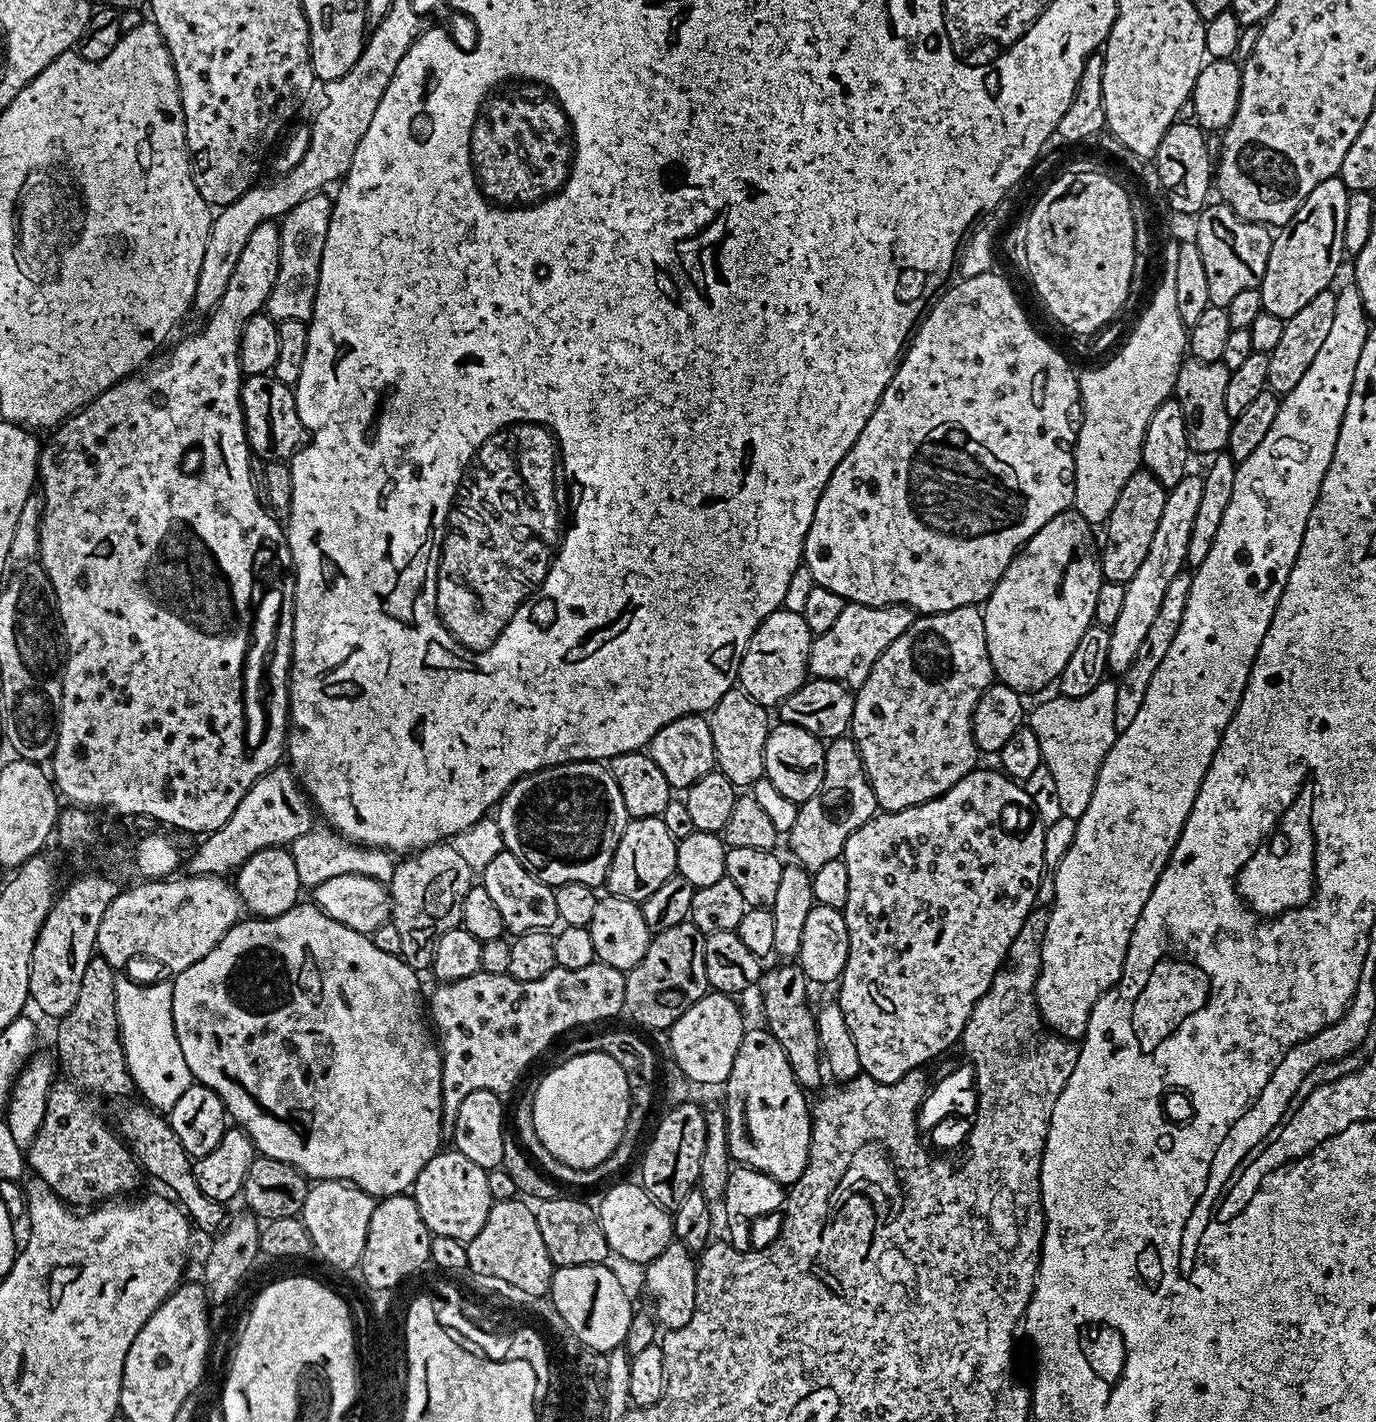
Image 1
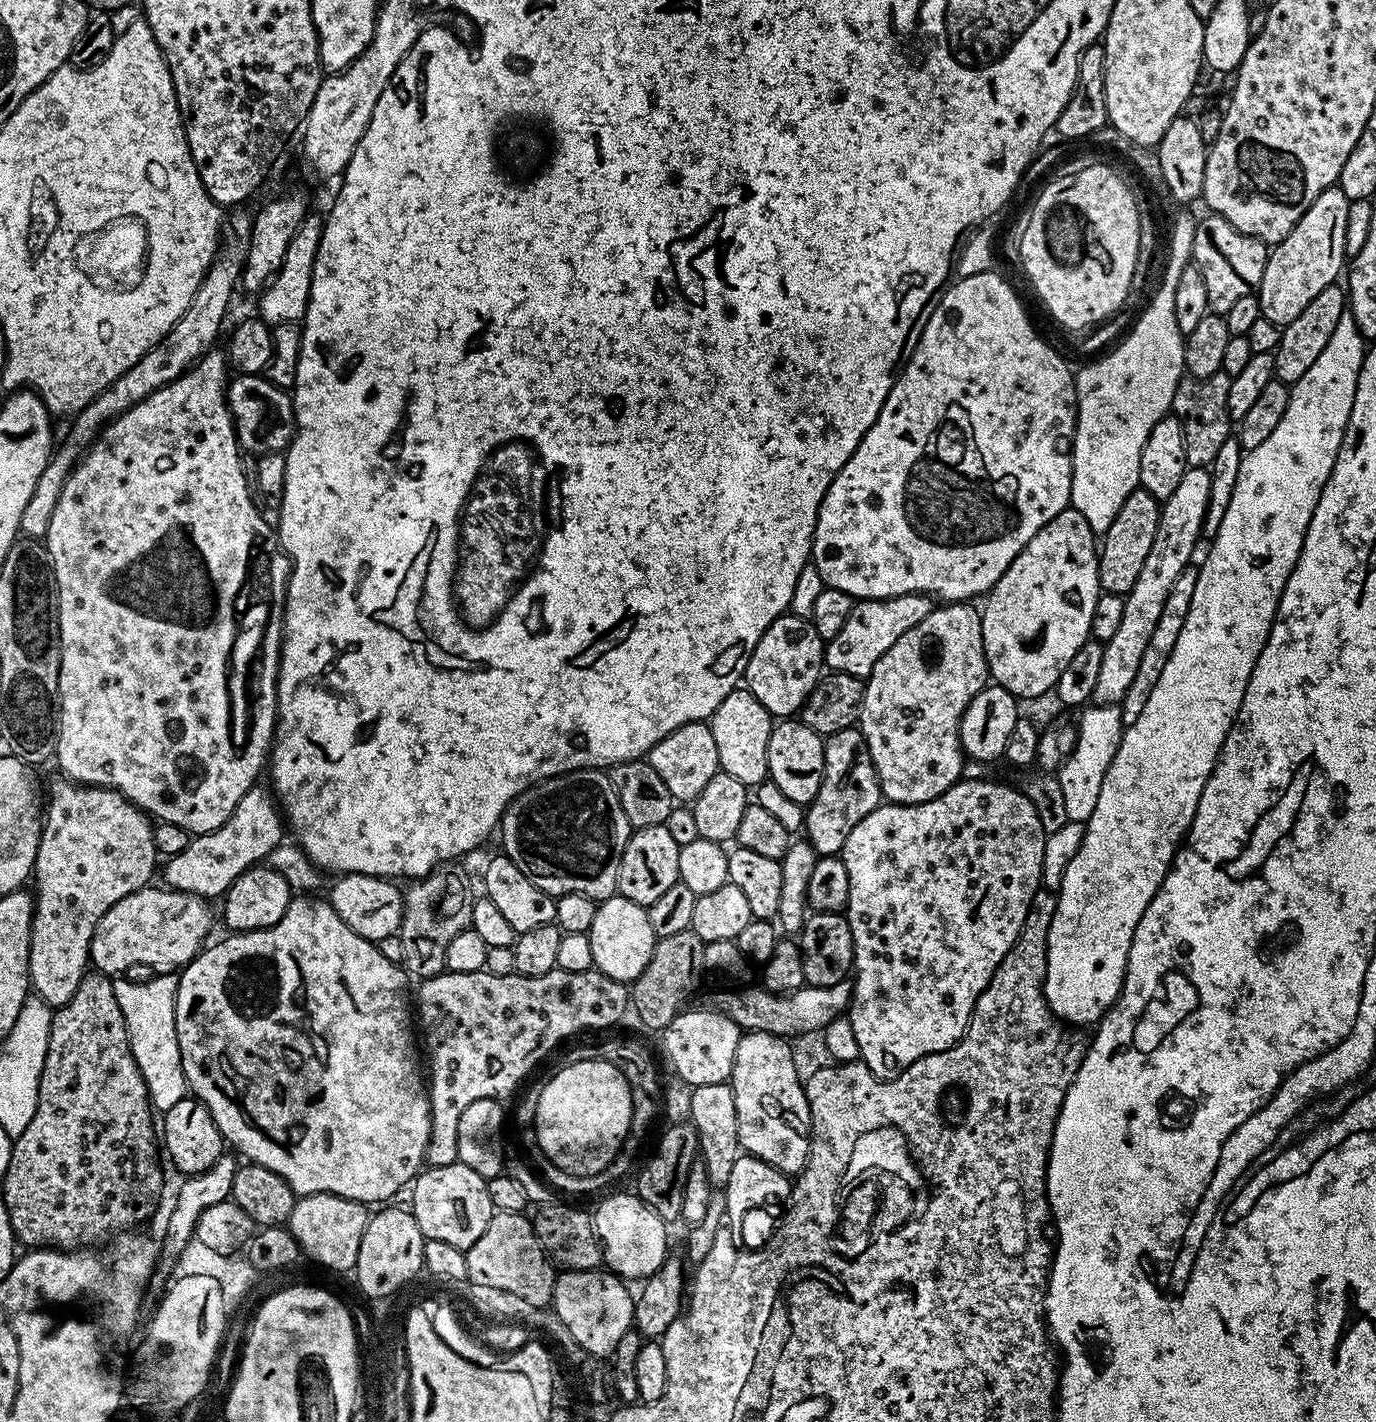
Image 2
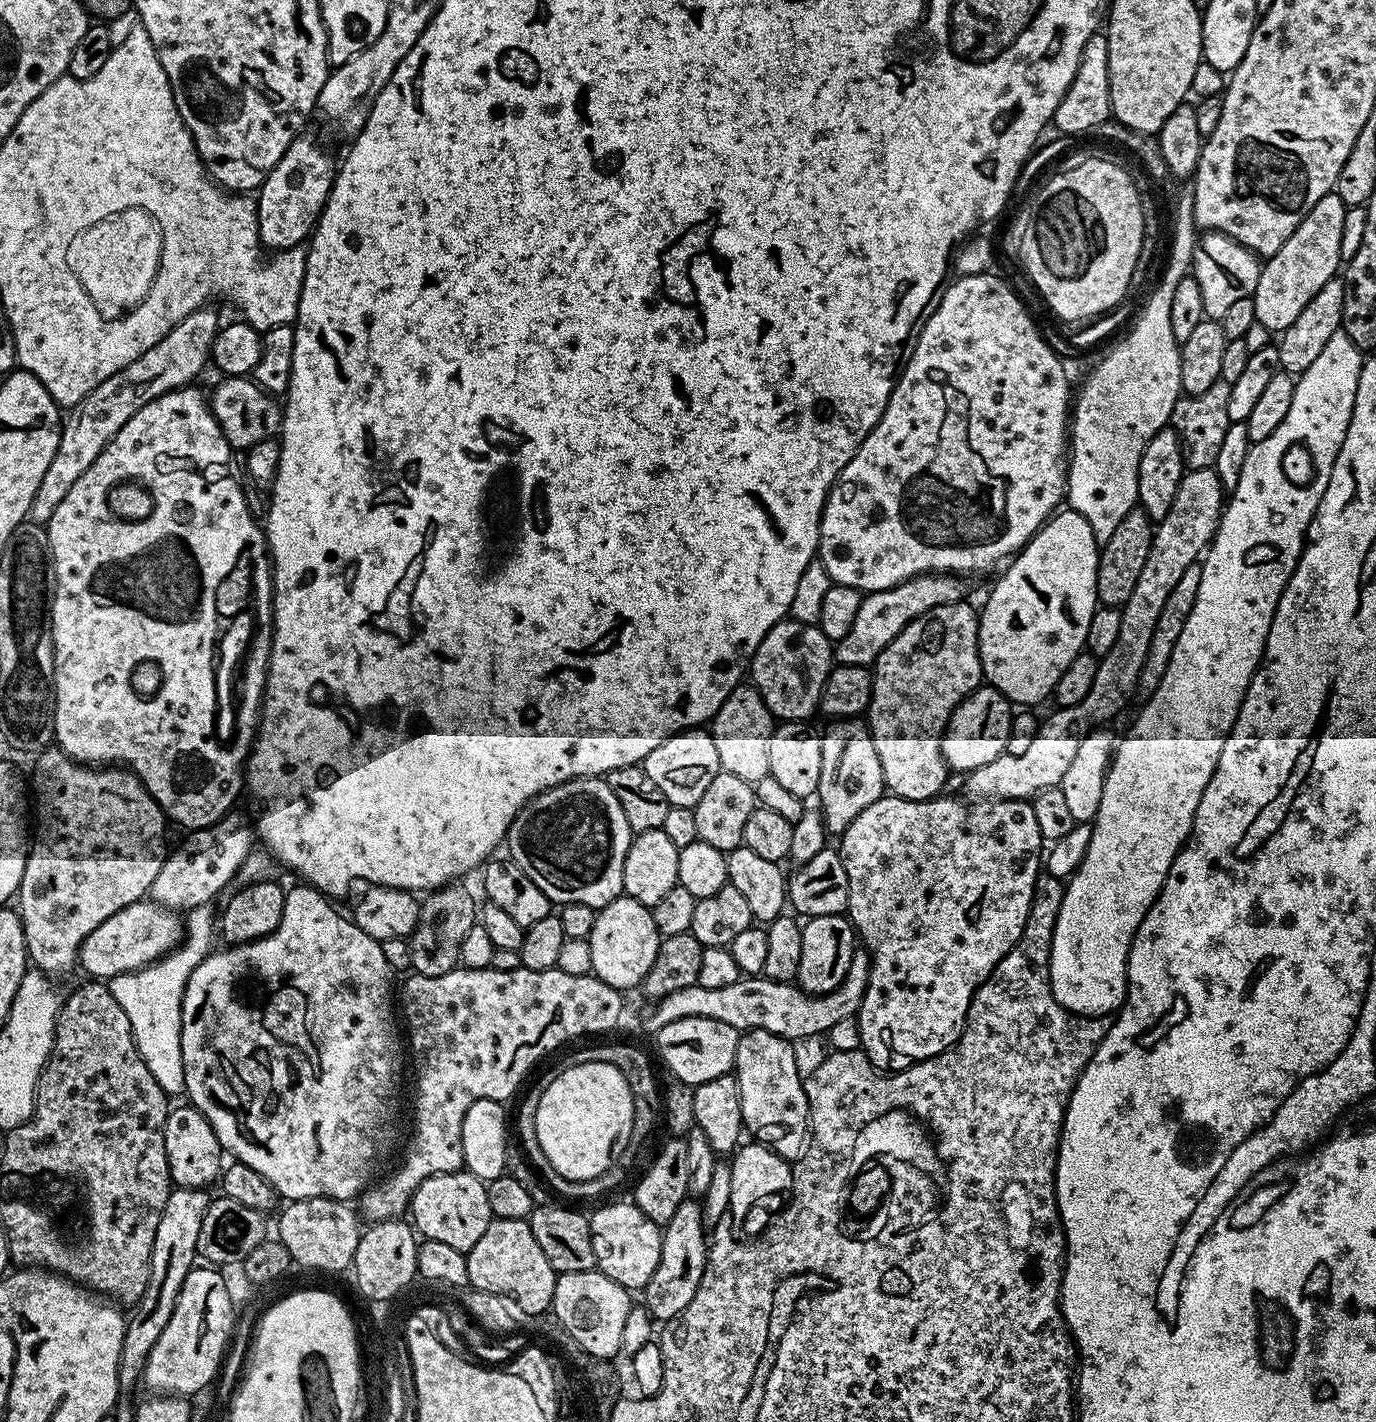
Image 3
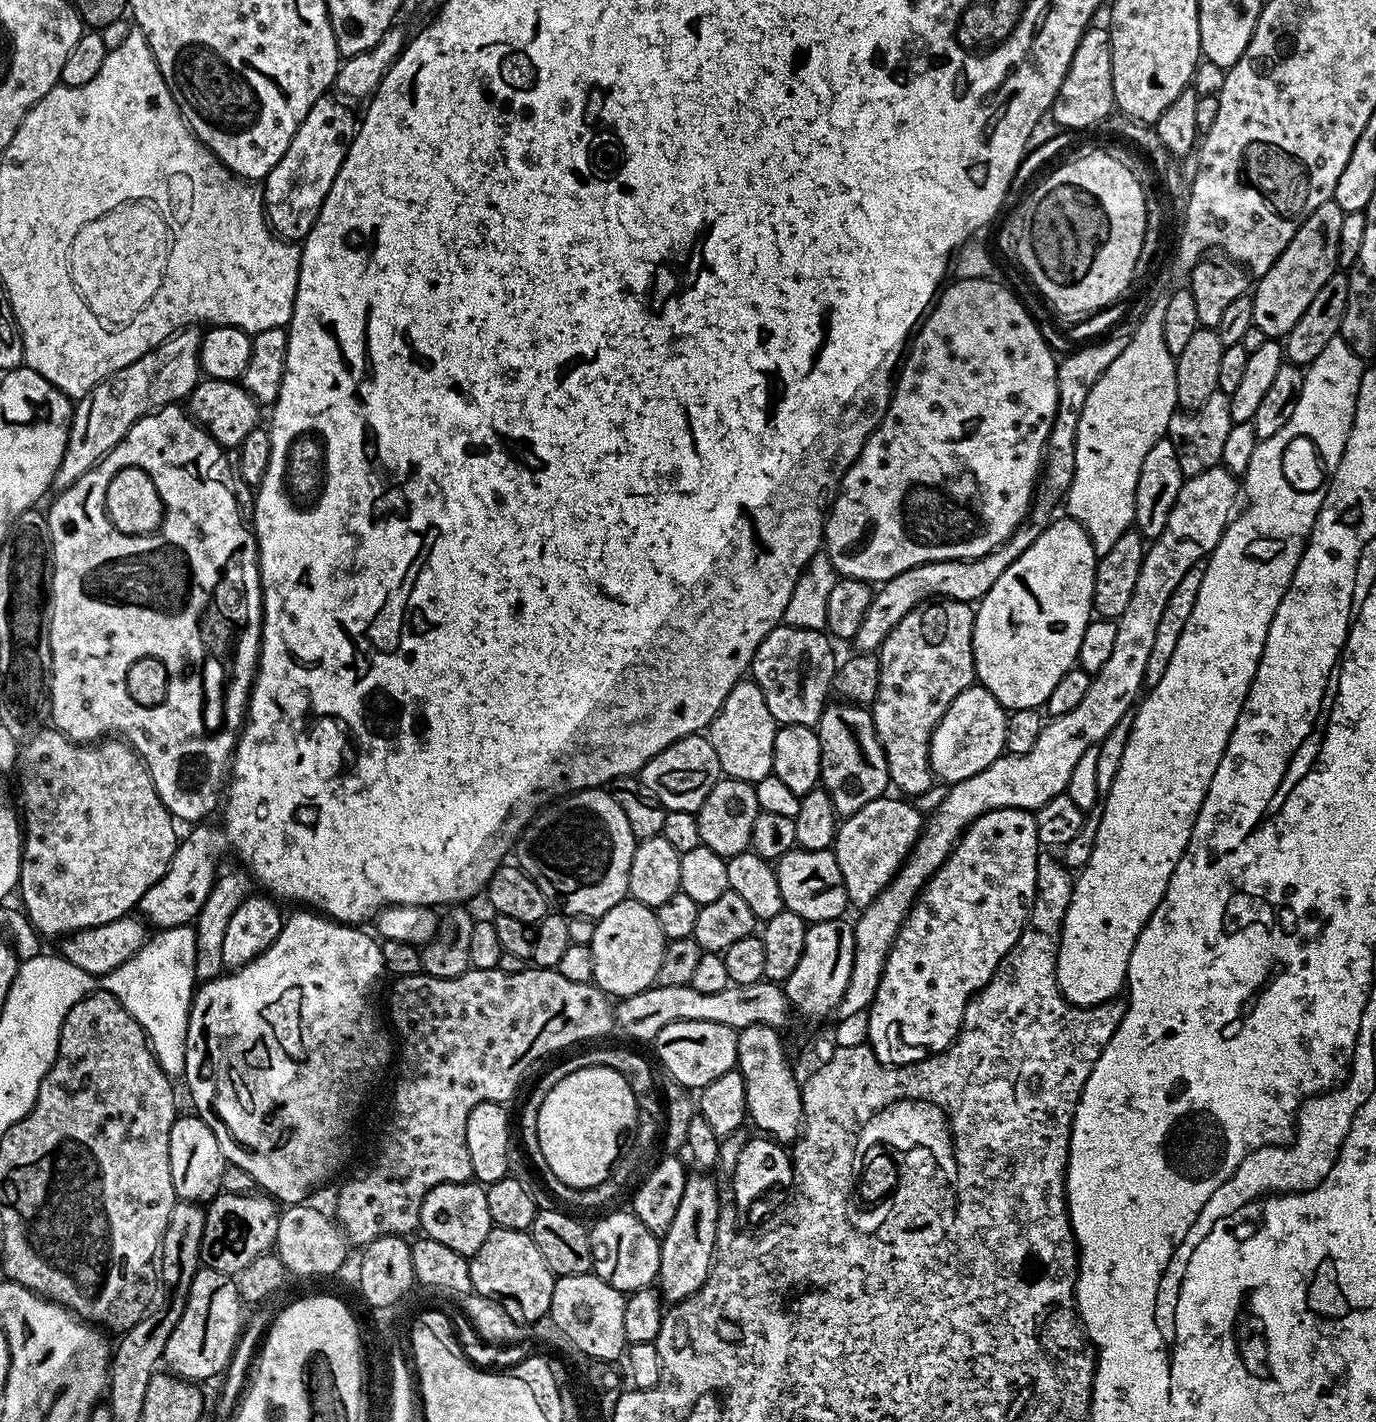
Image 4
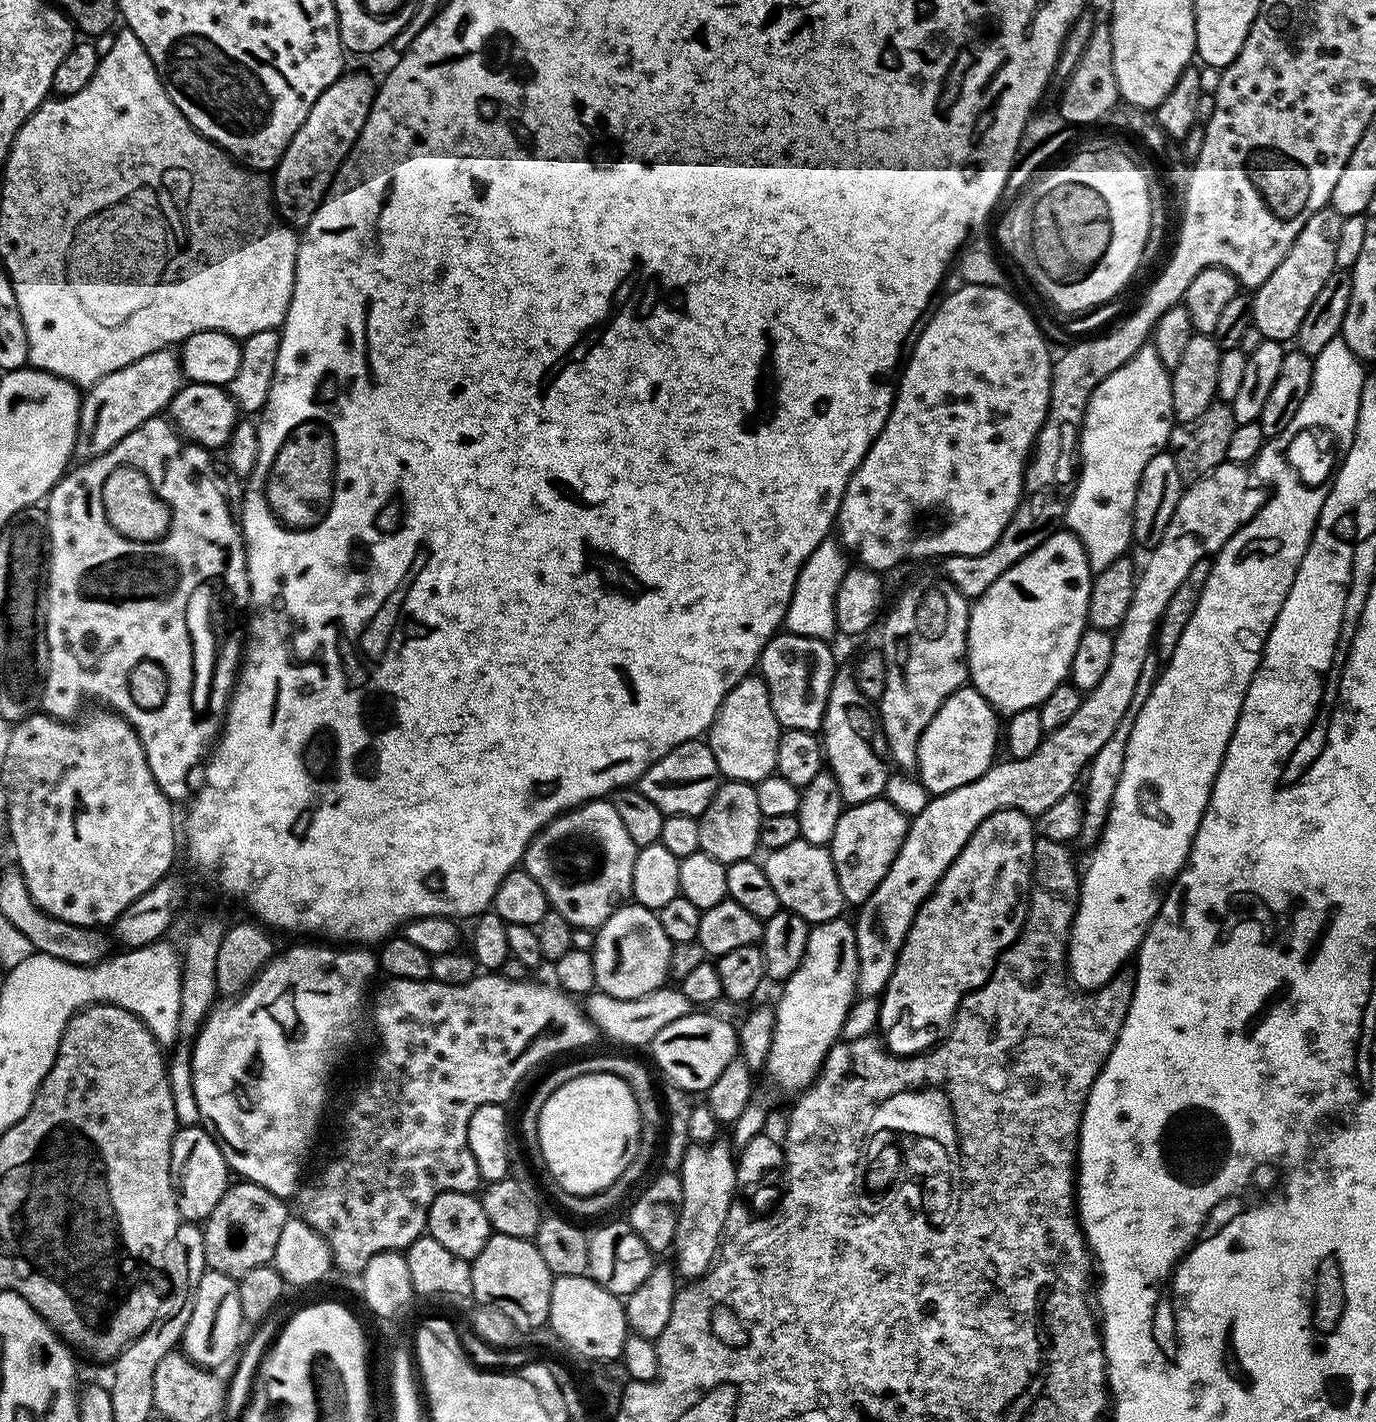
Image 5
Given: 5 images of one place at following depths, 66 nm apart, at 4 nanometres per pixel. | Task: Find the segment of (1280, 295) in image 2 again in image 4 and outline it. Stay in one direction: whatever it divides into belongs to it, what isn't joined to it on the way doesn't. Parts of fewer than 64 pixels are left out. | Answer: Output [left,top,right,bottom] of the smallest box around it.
[1251,200,1346,338]

